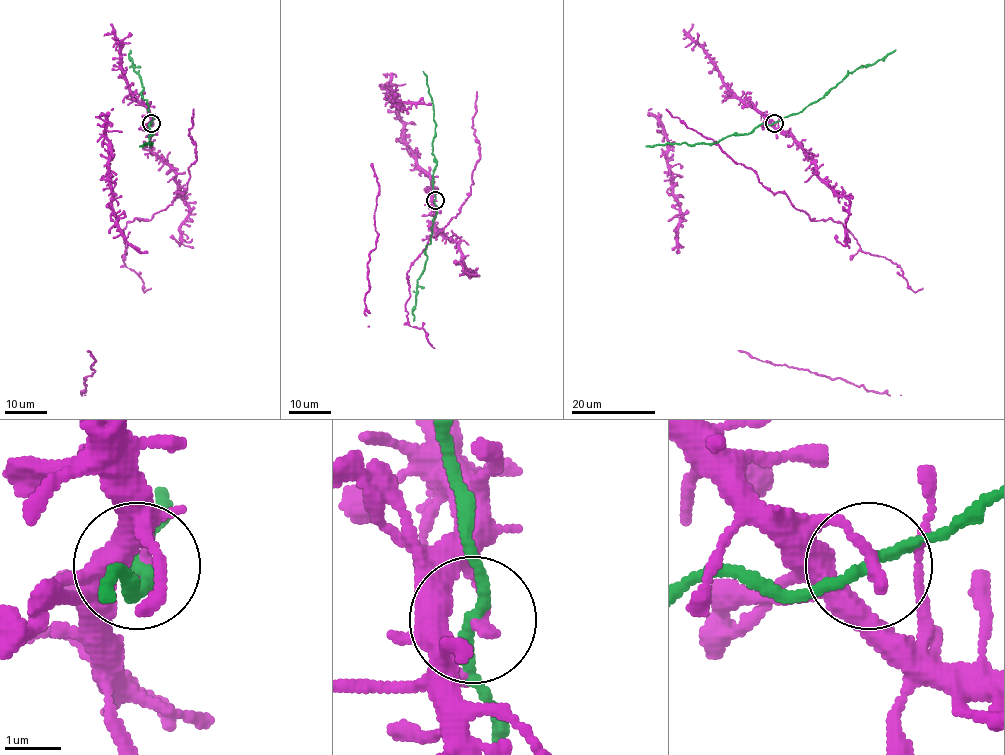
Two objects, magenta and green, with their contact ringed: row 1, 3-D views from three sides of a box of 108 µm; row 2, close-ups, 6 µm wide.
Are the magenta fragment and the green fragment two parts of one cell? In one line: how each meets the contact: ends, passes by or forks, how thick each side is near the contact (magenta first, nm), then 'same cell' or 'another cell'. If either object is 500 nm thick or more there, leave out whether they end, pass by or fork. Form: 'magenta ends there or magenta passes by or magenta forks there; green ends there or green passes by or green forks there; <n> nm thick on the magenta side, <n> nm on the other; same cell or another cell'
magenta ends there; green passes by; 240 nm thick on the magenta side, 200 nm on the other; same cell

